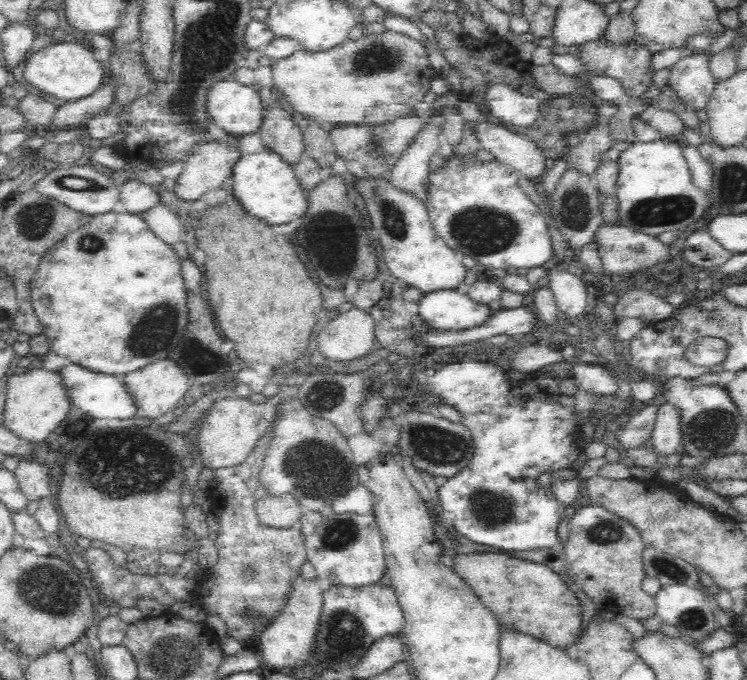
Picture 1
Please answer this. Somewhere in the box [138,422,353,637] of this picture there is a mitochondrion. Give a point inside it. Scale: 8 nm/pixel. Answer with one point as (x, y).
(319, 469)

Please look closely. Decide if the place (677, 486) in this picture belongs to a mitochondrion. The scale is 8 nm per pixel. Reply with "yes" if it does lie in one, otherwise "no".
no

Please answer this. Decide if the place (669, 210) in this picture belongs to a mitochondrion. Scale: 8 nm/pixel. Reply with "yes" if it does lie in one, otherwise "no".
yes

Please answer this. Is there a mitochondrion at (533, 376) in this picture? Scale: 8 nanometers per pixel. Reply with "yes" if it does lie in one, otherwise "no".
no

